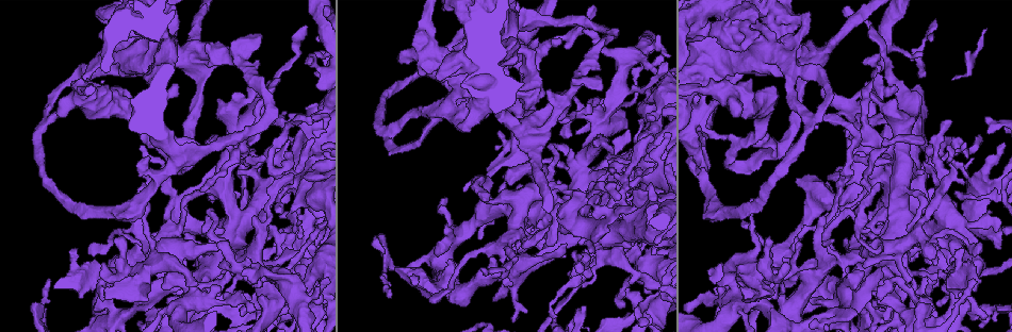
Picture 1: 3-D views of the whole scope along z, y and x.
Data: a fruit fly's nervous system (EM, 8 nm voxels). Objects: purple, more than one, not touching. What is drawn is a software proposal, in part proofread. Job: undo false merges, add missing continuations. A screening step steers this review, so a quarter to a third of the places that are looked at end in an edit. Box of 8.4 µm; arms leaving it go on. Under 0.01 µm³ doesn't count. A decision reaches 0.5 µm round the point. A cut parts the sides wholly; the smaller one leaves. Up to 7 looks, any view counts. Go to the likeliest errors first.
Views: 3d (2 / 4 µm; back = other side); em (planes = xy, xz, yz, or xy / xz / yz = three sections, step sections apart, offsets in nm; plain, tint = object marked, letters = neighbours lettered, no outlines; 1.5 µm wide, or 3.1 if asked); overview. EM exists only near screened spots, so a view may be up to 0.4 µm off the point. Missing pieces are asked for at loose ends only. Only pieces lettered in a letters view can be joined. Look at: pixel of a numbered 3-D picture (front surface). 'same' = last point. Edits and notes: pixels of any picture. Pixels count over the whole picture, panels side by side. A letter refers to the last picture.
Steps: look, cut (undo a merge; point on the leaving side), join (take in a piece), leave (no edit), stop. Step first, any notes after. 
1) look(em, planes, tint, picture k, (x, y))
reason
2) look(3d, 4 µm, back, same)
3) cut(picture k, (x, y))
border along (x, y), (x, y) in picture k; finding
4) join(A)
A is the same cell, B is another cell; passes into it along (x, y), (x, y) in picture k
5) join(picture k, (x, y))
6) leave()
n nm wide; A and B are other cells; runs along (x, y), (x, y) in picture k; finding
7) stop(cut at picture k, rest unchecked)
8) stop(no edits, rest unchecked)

look(3d, 4 µm, picture 1, (306, 230))
sudden change in width

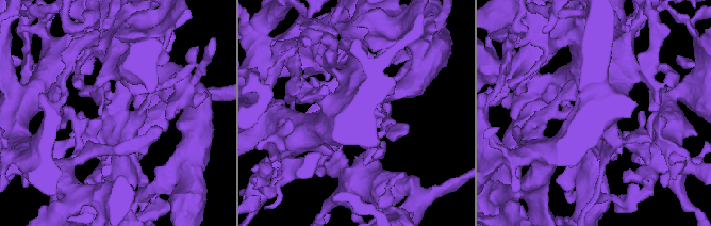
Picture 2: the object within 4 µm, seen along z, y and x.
look(em, planes, plain, picture 2, (118, 117))

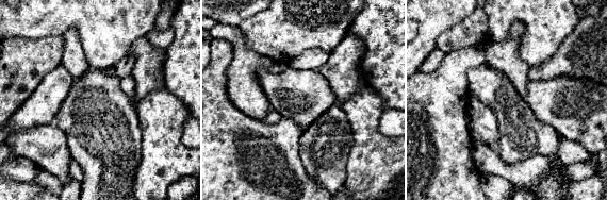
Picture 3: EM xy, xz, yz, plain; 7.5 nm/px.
look(em, planes, letters, same)

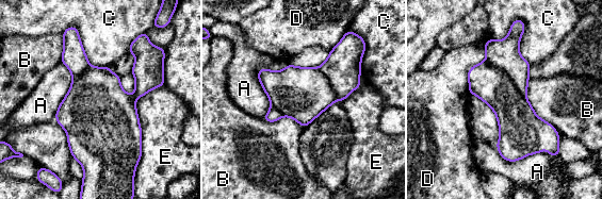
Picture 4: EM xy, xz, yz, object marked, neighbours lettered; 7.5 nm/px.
leave()
400 nm wide; A, B, C, D and E are other cells; continuous, no second cell

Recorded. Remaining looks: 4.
look(3d, 2 µm, picture 1, (749, 269))
abrupt turn

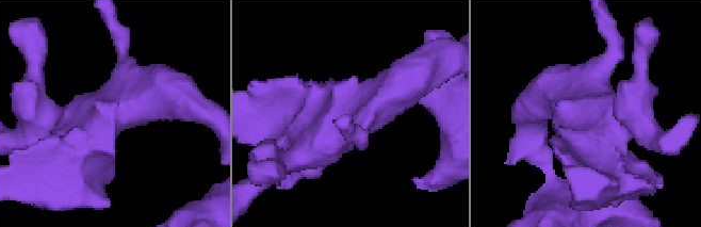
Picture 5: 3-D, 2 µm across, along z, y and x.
look(em, planes, letters, picture 5, (591, 117))

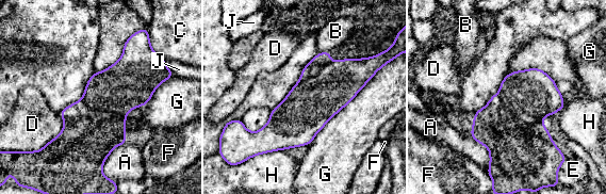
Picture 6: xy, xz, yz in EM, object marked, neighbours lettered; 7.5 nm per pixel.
leave()
380 nm wide; A, B, C, D, E, F, G, H and J are other cells; border along (387, 63), (326, 123), (309, 145) in picture 6; one cell here

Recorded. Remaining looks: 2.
stop(no edits, rest unchecked)

